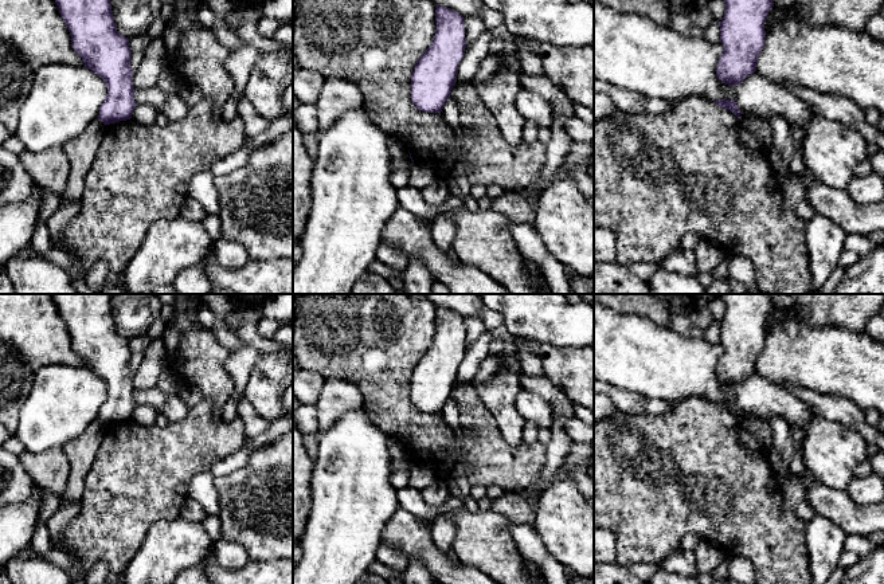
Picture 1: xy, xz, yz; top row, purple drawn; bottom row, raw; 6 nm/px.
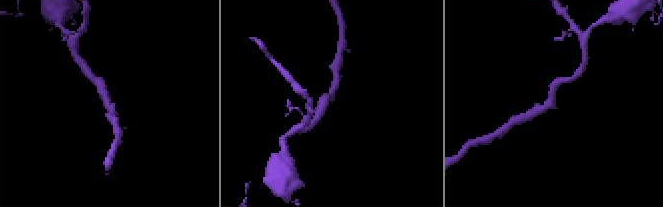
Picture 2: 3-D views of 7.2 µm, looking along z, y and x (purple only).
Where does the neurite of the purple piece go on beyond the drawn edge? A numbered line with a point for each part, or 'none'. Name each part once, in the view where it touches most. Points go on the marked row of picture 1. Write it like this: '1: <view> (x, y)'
none

